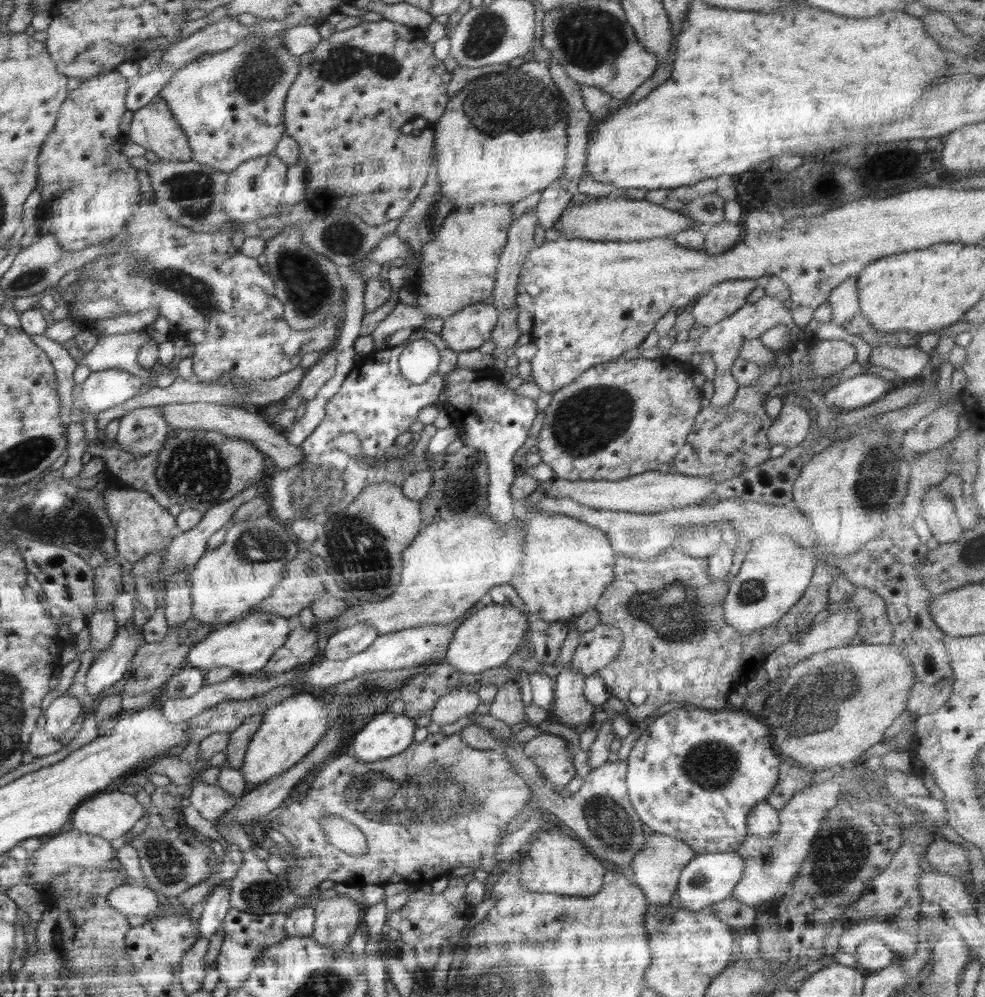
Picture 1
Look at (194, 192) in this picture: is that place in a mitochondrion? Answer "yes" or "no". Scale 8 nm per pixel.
yes

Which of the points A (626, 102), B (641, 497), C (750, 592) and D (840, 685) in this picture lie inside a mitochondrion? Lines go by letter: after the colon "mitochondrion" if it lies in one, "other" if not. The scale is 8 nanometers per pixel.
A: other
B: other
C: mitochondrion
D: mitochondrion

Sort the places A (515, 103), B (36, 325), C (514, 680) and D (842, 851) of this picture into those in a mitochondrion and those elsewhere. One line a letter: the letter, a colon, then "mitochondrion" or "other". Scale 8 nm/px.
A: mitochondrion
B: other
C: other
D: mitochondrion

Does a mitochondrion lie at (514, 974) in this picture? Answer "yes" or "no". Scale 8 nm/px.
yes

